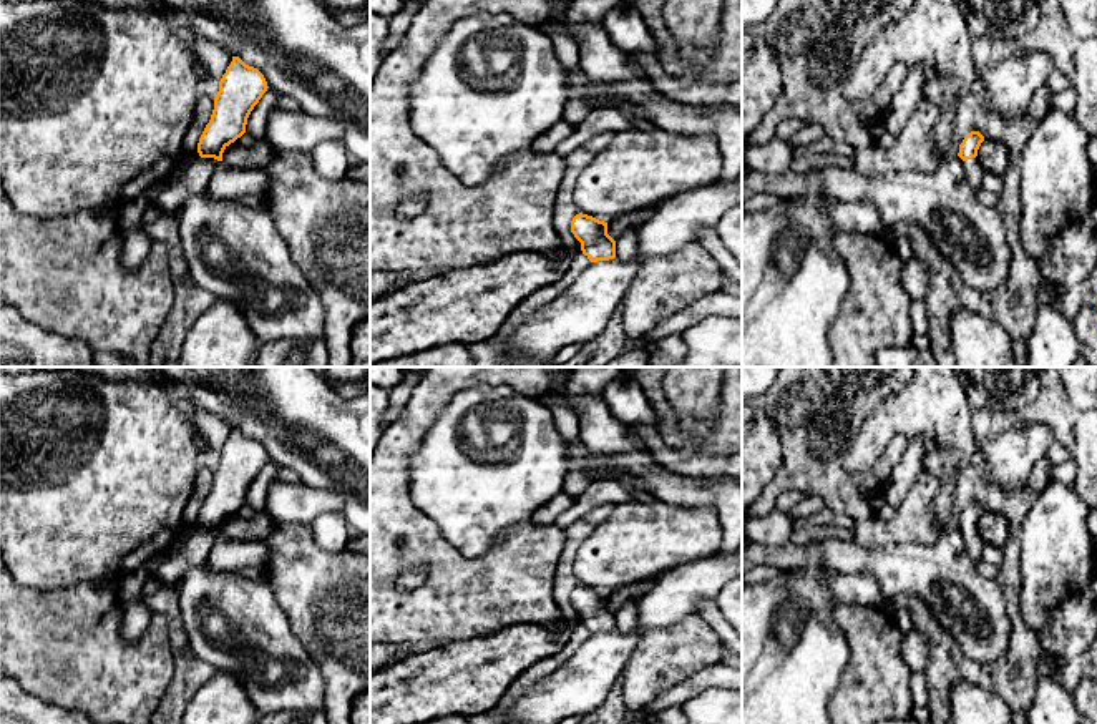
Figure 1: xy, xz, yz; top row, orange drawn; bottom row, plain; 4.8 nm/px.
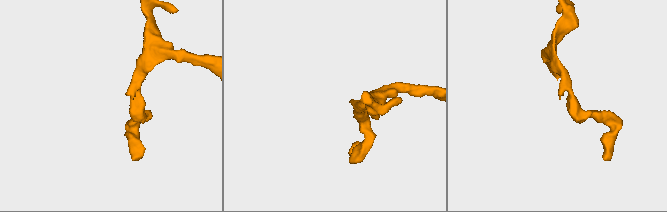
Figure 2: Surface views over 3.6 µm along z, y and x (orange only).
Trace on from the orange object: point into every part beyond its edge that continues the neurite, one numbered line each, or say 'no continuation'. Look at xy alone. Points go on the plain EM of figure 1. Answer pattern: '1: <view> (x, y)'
1: xy (171, 570)

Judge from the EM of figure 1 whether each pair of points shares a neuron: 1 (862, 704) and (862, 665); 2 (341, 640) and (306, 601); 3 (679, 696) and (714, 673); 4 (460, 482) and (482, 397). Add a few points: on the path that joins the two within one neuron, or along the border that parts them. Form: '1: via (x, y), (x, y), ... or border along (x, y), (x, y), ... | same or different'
1: via (865, 694), (865, 675) | same
2: via (334, 630), (316, 611) | same
3: via (687, 689), (706, 678) | same
4: via (482, 460), (487, 455), (487, 419) | same

